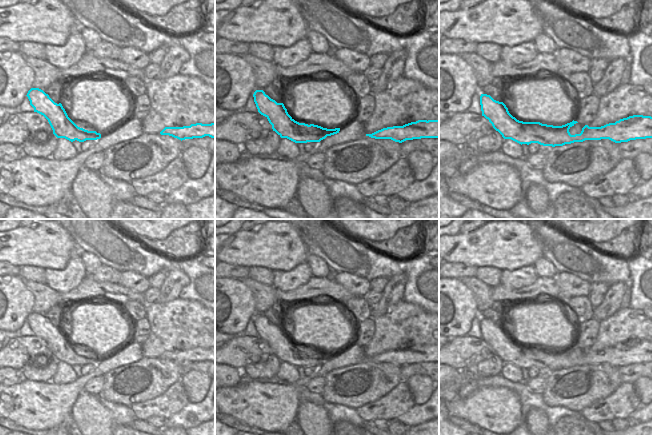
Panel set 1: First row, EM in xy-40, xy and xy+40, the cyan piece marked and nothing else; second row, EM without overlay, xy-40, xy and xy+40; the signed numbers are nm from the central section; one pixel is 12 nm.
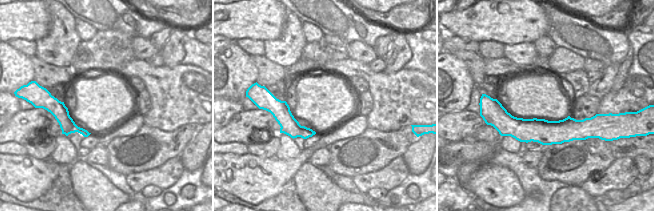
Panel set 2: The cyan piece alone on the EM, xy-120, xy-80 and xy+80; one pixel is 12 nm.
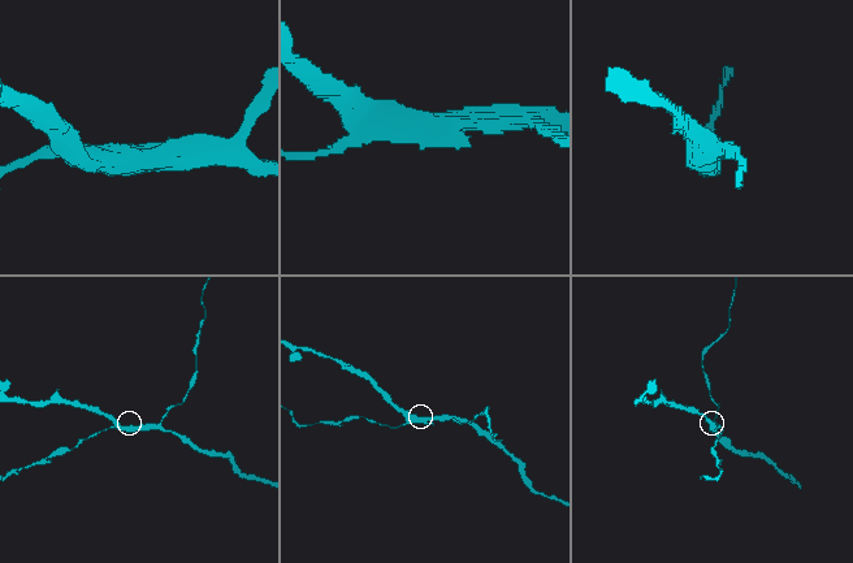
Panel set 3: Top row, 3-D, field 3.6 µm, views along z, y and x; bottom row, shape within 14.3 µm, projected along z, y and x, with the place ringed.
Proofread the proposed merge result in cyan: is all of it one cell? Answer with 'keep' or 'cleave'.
cleave

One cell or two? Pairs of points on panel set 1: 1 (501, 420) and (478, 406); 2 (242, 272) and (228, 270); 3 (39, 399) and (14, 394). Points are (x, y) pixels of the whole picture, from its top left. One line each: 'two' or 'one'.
1: one
2: one
3: one

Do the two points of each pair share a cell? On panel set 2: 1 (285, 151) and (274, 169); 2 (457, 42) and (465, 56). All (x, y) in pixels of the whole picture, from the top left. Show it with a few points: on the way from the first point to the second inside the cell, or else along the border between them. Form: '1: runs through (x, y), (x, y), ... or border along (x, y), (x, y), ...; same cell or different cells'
1: border along (301, 151), (289, 159), (275, 158); different cells
2: border along (449, 51), (467, 50), (477, 53); different cells

